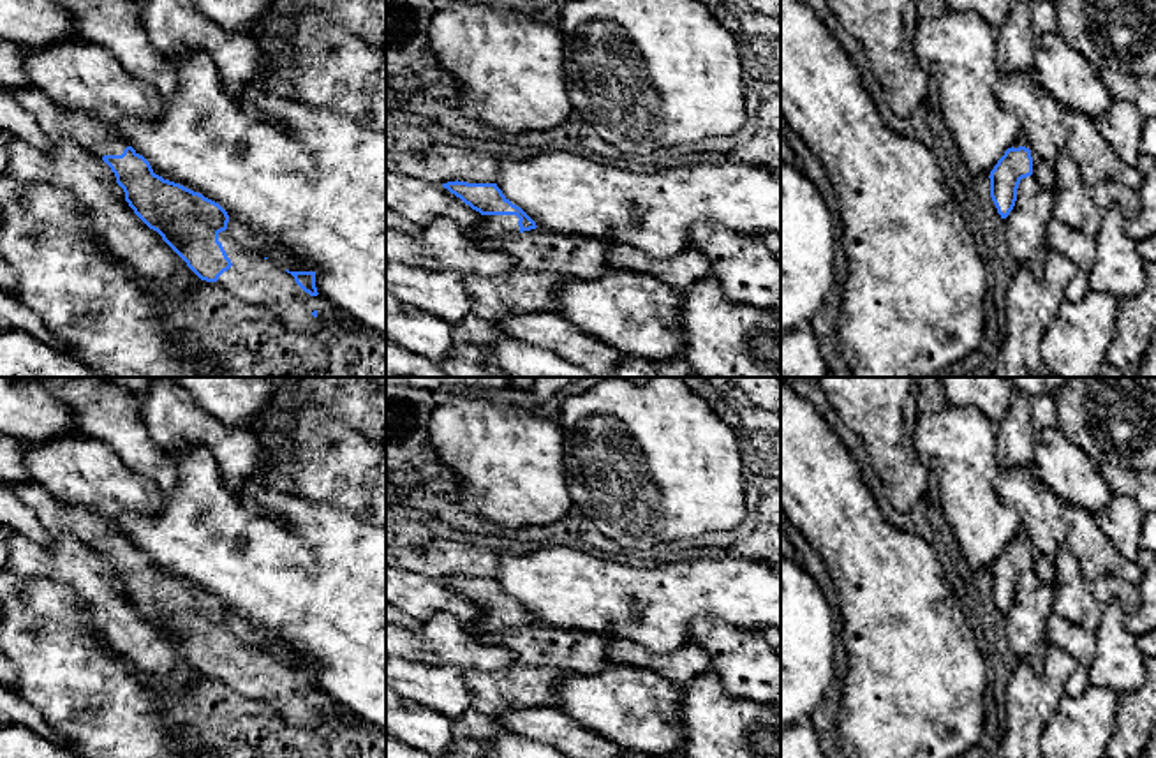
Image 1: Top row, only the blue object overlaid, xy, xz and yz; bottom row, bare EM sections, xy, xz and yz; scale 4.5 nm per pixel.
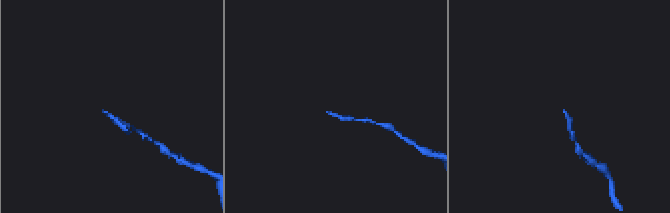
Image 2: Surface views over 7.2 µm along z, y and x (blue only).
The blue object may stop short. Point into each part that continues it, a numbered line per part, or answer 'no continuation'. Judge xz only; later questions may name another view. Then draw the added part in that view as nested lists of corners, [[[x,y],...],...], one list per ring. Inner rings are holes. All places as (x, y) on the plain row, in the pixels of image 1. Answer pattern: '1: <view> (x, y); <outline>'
1: xz (490, 621); [[[483,610],[476,622],[465,624],[471,633],[493,633],[520,628],[516,610]]]

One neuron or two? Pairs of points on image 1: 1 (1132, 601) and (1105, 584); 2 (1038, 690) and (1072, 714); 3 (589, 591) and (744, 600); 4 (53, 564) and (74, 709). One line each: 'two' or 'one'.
1: one
2: two
3: one
4: two

